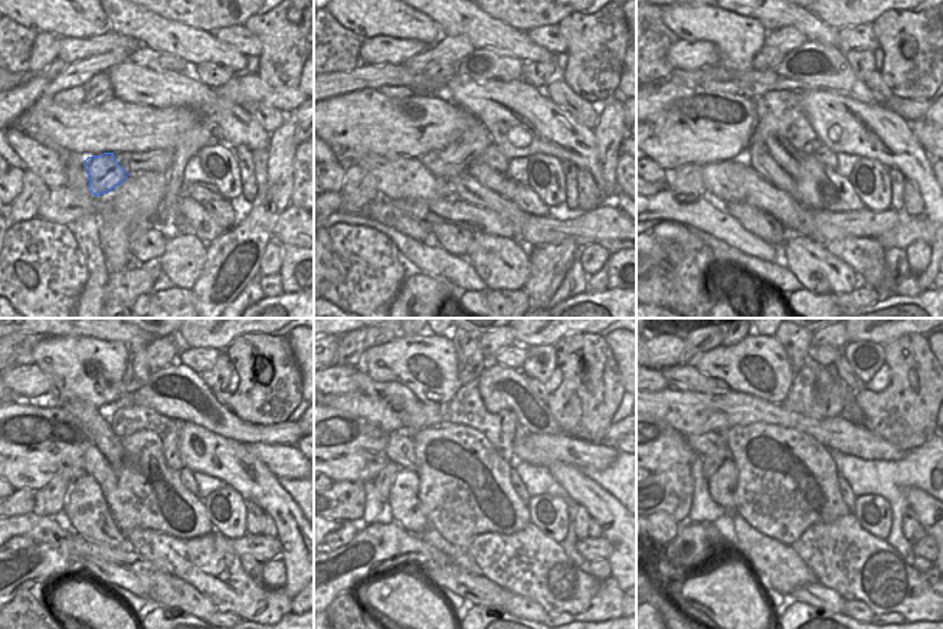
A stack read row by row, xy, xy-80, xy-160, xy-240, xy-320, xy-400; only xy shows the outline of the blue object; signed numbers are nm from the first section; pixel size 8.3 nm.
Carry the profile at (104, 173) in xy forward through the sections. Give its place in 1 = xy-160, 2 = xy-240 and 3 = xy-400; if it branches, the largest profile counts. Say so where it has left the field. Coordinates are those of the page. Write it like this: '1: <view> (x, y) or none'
1: xy-160 (783, 111)
2: xy-240 (130, 419)
3: xy-400 (817, 390)

